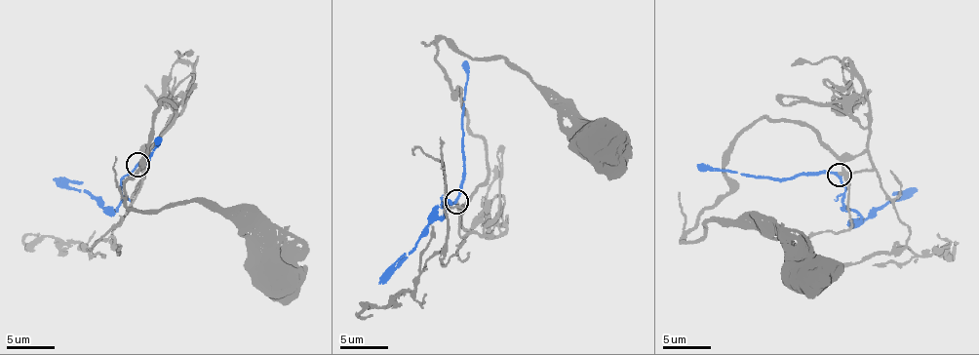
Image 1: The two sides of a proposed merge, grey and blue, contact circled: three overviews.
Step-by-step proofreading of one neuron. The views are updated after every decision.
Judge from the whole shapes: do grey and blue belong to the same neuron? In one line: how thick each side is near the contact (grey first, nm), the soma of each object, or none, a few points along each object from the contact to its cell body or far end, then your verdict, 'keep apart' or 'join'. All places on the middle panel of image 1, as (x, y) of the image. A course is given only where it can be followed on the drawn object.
calibres 220 and 180 nm; soma grey (595, 141); soma blue none; course grey (457, 202), (487, 164), (436, 60), (441, 38), (471, 58), (502, 57), (595, 134); course blue (457, 202), (444, 208), (443, 203), (443, 216), (434, 219), (378, 284); join

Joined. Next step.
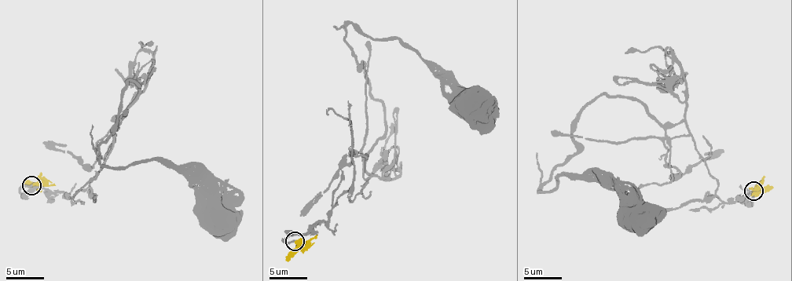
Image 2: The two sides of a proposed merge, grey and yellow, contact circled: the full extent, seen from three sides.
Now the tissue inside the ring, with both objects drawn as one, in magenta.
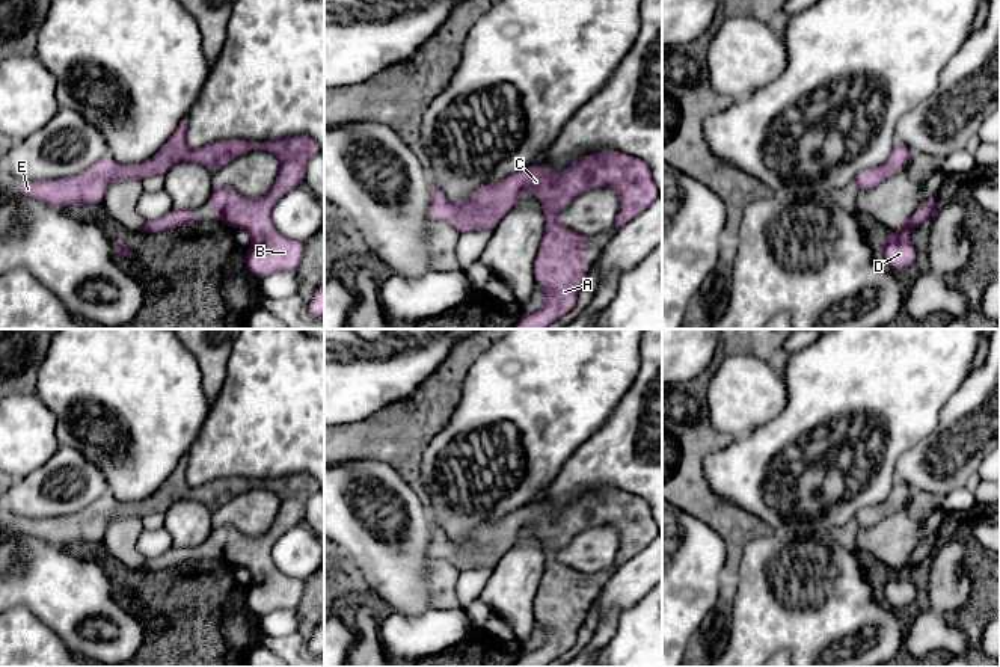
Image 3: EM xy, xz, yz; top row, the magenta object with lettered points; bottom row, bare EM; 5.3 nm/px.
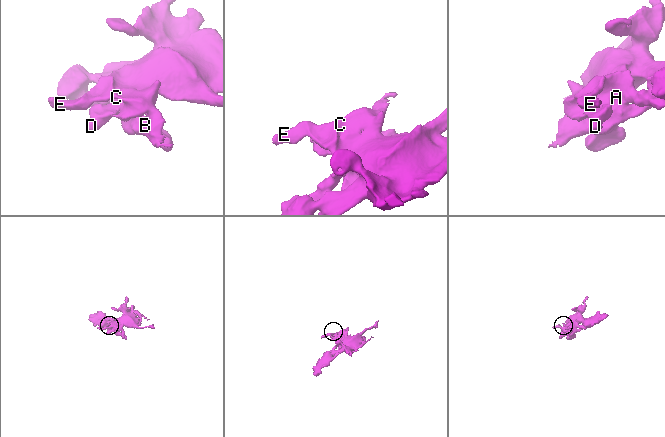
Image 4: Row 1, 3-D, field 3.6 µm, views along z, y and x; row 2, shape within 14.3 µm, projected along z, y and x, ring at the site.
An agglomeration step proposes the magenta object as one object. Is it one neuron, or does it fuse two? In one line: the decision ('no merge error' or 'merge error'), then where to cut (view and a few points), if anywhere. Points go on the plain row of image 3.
no merge error; cut none

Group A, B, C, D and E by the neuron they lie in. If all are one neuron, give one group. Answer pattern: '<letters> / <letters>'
A B C D E

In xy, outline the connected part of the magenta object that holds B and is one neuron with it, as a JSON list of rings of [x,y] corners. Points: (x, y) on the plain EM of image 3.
[[[184,457],[157,489],[155,493],[137,503],[119,503],[109,492],[78,513],[60,518],[18,519],[17,531],[35,536],[51,545],[103,543],[110,521],[121,518],[142,519],[149,513],[164,513],[175,501],[195,499],[213,512],[240,493],[256,486],[273,490],[281,507],[273,525],[262,536],[250,537],[228,524],[214,524],[207,543],[219,554],[219,560],[231,567],[244,566],[252,575],[252,584],[244,590],[246,605],[258,617],[278,610],[296,610],[305,592],[305,584],[285,575],[271,557],[276,540],[294,525],[303,522],[305,503],[321,492],[320,481],[308,474],[278,477],[256,481],[252,478],[219,478],[199,487],[186,481],[189,459]]]

